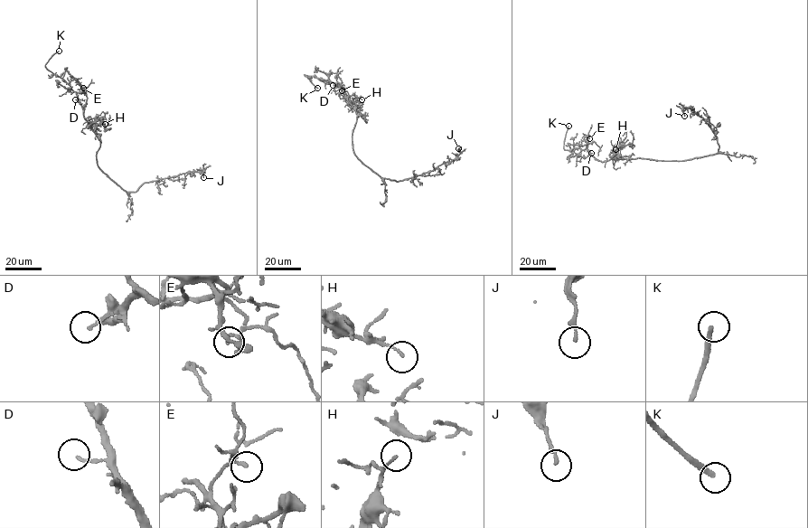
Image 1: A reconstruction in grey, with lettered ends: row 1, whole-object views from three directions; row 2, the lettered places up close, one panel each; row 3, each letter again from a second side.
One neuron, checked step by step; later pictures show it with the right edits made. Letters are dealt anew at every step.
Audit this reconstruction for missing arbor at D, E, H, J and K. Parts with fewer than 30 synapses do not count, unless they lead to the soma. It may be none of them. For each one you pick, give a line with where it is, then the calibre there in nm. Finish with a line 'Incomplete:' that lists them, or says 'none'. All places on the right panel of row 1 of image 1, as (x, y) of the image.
K: (568, 126) | 240 nm
Incomplete: K

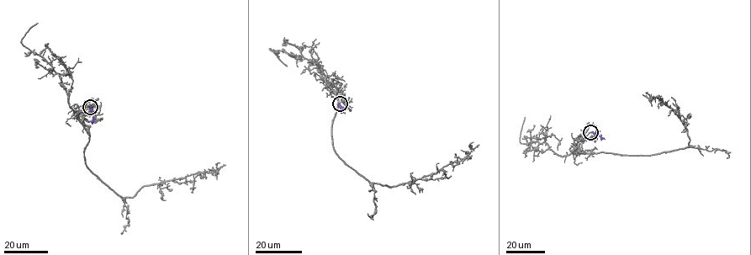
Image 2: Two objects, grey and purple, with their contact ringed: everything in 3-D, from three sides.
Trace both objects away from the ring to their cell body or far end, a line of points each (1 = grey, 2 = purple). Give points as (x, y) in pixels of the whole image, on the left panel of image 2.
1: (90, 107), (78, 114), (89, 135), (86, 165), (118, 194), (133, 197), (144, 186), (218, 168), (217, 179)
2: (90, 107), (93, 114), (92, 124)

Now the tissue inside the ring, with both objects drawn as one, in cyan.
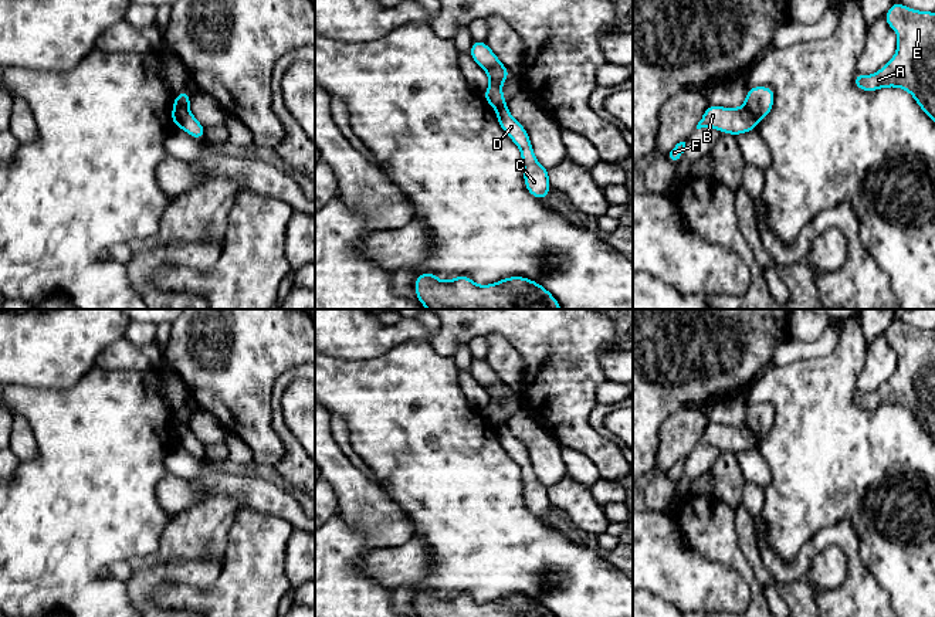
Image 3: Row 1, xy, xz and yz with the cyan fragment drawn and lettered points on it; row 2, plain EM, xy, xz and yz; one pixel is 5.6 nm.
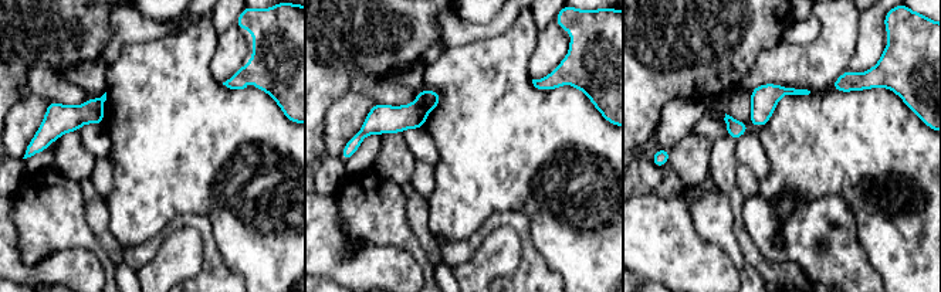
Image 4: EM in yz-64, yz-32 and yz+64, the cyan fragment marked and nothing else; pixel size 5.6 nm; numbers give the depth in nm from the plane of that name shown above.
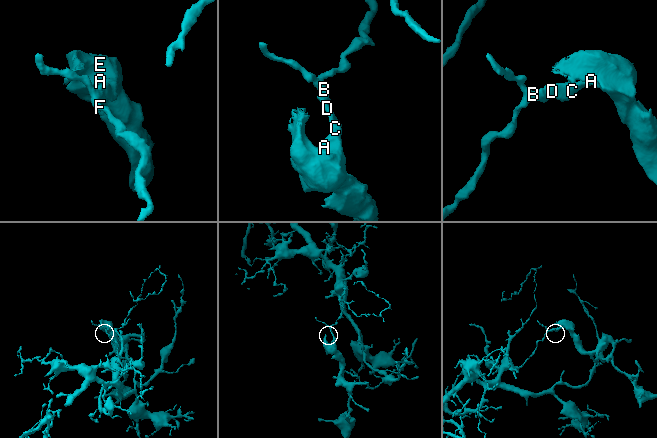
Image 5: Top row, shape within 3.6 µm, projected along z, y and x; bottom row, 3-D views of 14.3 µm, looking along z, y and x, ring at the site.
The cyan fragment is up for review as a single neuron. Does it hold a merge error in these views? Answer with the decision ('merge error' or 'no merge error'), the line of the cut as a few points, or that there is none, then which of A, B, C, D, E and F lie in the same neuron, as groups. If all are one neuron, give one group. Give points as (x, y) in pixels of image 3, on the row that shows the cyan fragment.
merge error; cut in yz along (744, 105), (758, 119); A C D E / B F

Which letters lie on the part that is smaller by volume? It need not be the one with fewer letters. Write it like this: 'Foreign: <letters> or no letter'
Foreign: A, C, D, E

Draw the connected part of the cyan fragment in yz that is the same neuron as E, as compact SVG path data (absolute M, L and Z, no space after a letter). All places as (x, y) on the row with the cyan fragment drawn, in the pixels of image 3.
M894 1L884 16L898 31L895 55L873 75L854 75L854 87L867 92L897 87L908 91L935 122L935 13Z

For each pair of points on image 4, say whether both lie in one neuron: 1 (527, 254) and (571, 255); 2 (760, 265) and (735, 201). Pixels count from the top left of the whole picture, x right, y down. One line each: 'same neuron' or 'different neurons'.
1: different neurons
2: same neuron

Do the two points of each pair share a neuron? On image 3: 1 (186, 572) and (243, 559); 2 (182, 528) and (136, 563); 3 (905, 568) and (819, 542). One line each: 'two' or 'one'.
1: two
2: one
3: two

